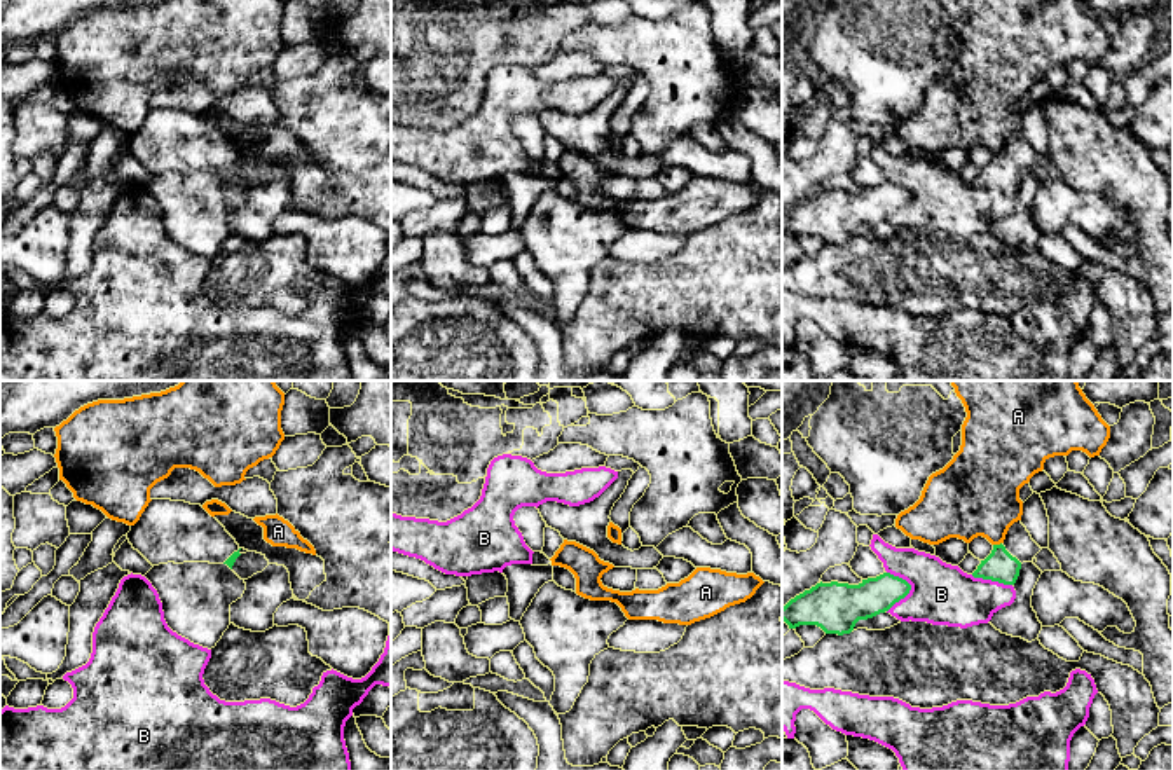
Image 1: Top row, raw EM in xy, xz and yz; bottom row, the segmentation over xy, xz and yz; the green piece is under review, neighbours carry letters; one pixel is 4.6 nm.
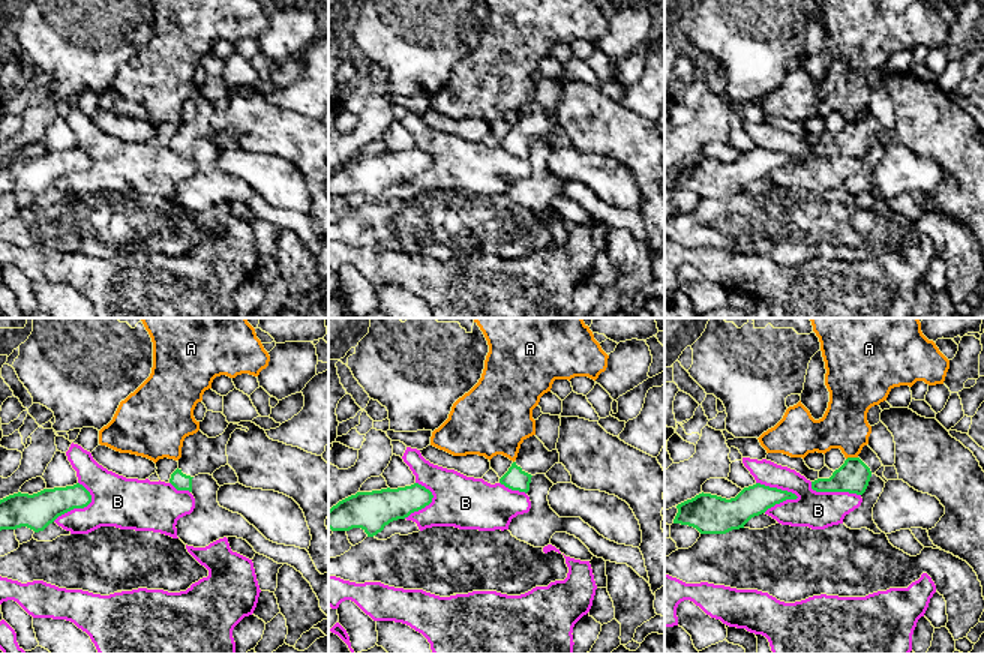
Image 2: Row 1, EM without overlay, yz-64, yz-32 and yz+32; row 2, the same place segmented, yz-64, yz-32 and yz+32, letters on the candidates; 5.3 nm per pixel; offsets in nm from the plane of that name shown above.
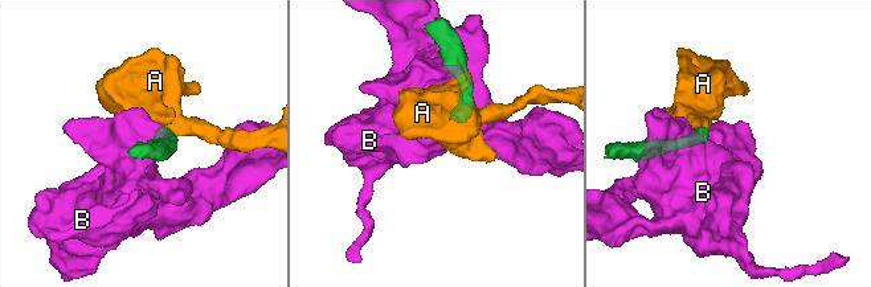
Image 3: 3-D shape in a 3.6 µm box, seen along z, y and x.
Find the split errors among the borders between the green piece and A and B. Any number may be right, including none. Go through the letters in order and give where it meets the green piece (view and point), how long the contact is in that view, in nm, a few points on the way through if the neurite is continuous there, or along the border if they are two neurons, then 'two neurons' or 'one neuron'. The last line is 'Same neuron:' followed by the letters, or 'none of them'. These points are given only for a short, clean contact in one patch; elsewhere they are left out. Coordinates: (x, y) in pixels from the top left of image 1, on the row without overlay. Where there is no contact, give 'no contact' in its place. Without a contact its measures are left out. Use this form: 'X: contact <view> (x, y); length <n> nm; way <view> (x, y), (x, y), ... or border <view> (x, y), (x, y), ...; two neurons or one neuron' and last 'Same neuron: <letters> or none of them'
A: contact yz (997, 154); length 40 nm; border yz (1001, 151), (994, 154); two neurons
B: contact yz (910, 198); length 190 nm; two neurons
Same neuron: none of them

